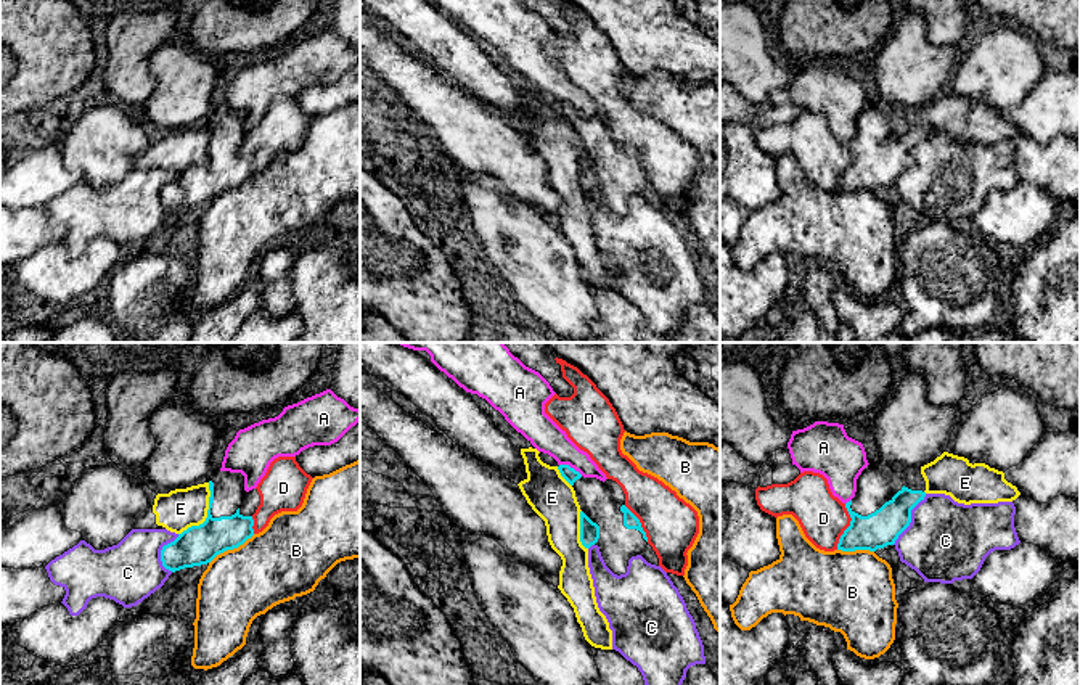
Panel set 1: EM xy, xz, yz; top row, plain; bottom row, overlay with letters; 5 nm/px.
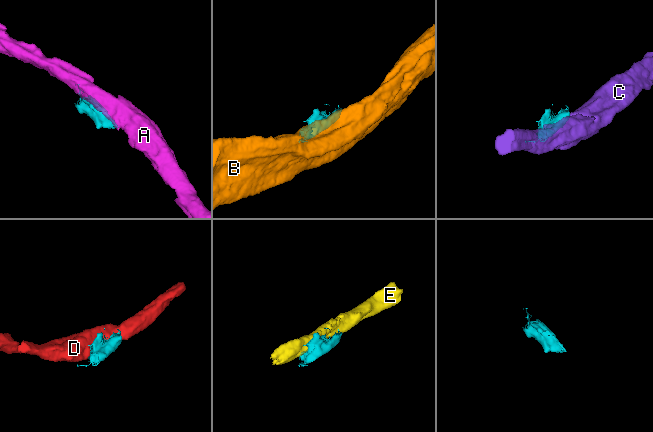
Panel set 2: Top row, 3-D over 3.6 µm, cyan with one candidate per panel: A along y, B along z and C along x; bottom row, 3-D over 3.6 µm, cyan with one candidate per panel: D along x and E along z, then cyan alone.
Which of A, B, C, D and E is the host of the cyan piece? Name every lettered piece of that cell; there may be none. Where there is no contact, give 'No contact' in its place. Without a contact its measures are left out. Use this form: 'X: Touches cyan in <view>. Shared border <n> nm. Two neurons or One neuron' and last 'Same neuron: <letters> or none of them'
A: Touches cyan in xz. Shared border 130 nm. Two neurons
B: Touches cyan in xy. Shared border 280 nm. Two neurons
C: Touches cyan in yz. Shared border 300 nm. Two neurons
D: Touches cyan in yz. Shared border 240 nm. Two neurons
E: Touches cyan in xy. Shared border 300 nm. Two neurons
Same neuron: none of them

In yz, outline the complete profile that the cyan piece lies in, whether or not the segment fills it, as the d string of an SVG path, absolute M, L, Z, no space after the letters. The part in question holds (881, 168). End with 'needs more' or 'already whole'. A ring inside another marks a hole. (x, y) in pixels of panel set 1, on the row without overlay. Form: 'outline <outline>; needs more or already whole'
outline M879 103L868 105L857 119L855 137L845 143L852 158L837 190L876 191L894 185L911 162L911 150L926 132L903 125L902 113Z; needs more

